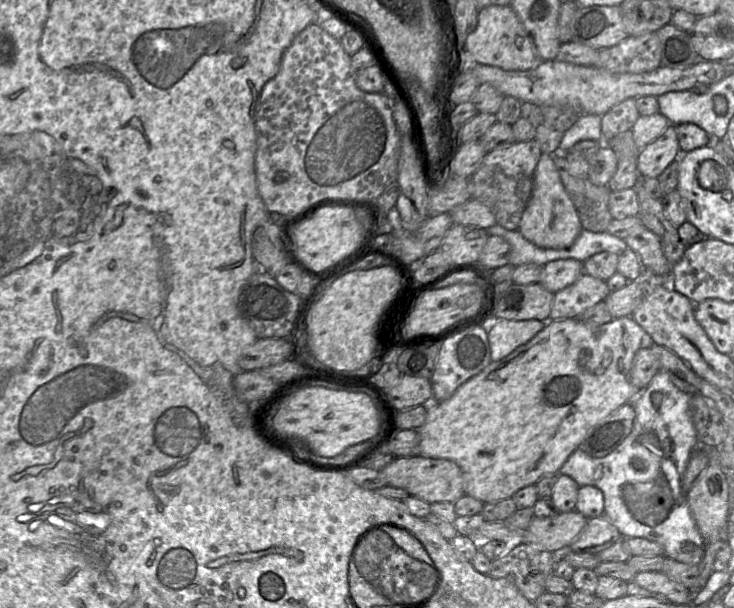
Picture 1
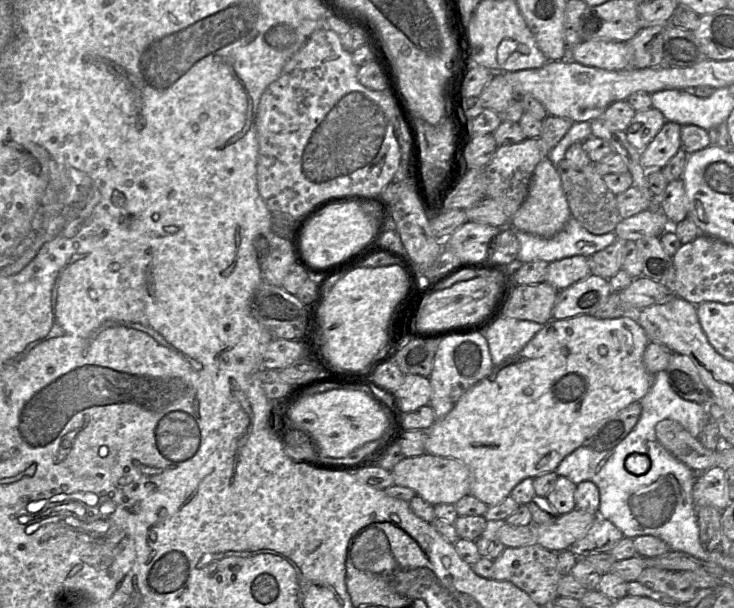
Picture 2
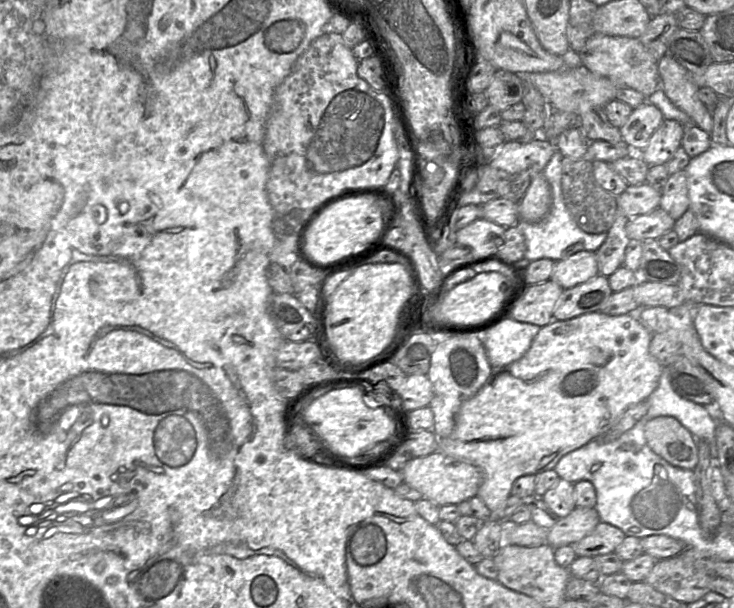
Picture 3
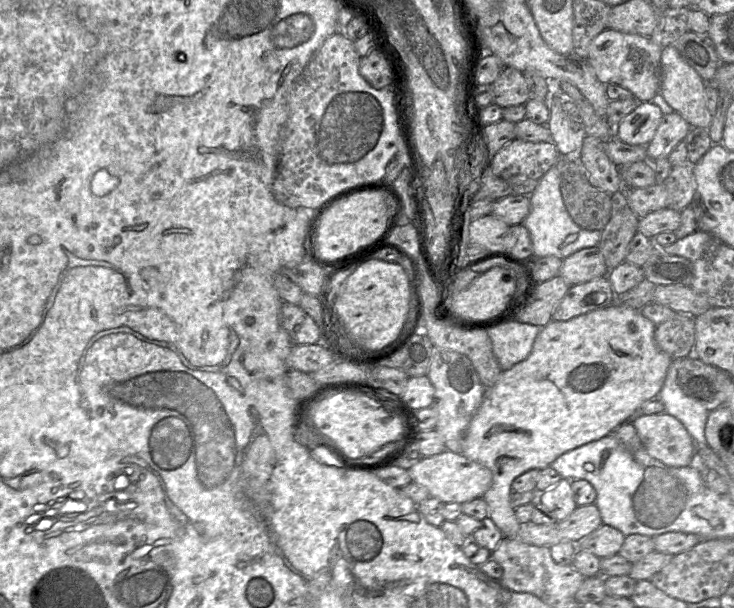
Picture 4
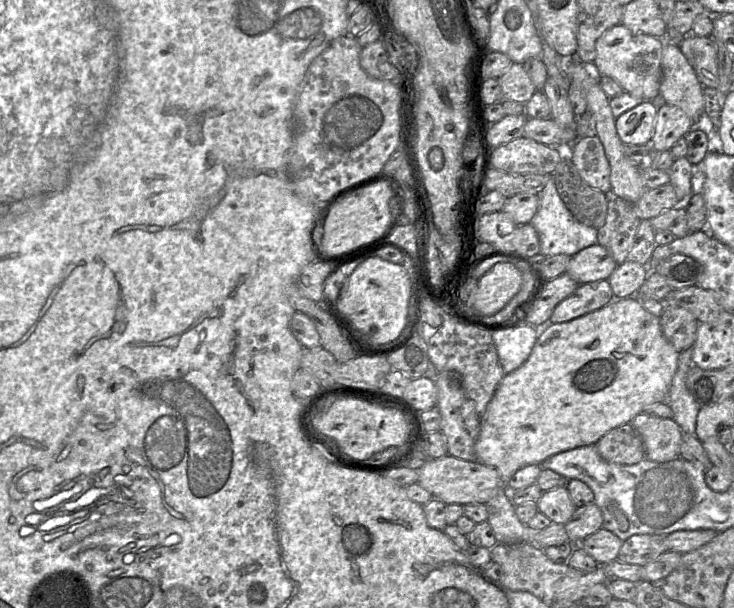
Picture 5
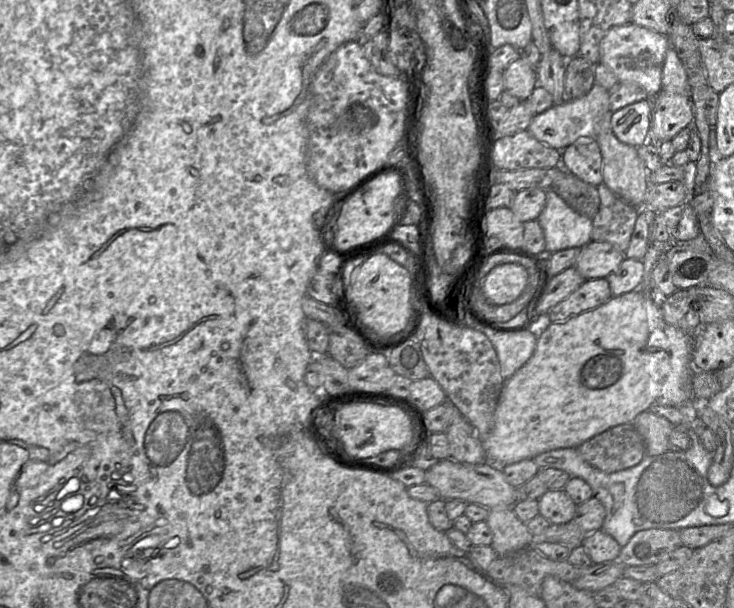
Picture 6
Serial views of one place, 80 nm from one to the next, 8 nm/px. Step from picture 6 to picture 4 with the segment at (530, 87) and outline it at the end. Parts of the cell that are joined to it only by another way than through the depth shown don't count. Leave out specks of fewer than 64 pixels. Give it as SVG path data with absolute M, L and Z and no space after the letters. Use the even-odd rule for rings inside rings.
M505 67L492 83L494 104L501 108L525 105L530 91L524 75L513 67Z

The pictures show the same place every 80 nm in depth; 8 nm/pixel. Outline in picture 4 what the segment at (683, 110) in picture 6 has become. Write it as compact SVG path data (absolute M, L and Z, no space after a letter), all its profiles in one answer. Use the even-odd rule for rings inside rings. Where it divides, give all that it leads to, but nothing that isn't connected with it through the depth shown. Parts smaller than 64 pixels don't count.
M679 113L663 114L653 139L645 146L648 160L668 157L690 129L690 124Z

